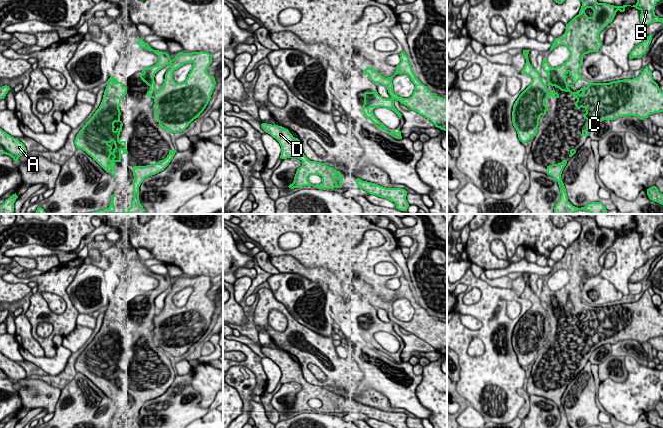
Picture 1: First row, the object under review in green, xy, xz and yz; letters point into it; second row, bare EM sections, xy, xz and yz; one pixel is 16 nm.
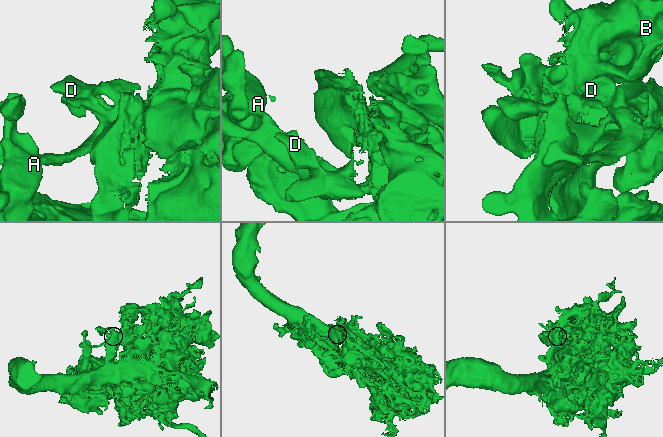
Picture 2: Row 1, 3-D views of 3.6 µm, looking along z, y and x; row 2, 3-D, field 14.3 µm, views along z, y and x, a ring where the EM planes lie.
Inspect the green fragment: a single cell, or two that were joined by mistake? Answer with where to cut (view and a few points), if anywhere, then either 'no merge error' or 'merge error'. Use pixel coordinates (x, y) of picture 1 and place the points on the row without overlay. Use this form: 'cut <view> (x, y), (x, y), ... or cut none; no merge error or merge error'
cut none; no merge error

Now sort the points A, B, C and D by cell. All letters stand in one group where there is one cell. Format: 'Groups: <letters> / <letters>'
Groups: A B C D

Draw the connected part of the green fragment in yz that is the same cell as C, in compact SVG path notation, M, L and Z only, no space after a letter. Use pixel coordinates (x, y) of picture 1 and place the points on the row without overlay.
M578 217L578 221L582 230L579 238L576 239L568 248L566 248L566 257L562 261L555 262L550 274L552 275L557 270L564 269L570 276L569 283L556 292L549 289L548 285L543 282L542 292L547 296L548 309L557 311L561 315L570 316L573 321L577 323L575 330L577 333L581 331L585 333L583 338L584 343L589 346L586 347L586 353L582 354L580 360L589 360L591 353L598 347L604 344L615 344L624 340L635 340L640 344L648 342L651 338L663 336L663 316L658 308L653 304L652 296L646 290L641 298L633 303L624 303L612 305L609 307L593 307L589 305L586 312L581 312L576 316L572 316L568 311L574 312L579 304L583 304L583 300L579 297L579 293L583 288L583 280L590 276L598 276L602 270L599 263L600 256L613 245L616 236L624 236L627 230L614 230L606 227L598 227L595 218Z

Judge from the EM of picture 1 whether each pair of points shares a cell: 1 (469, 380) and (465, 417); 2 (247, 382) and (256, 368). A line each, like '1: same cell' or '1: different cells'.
1: different cells
2: different cells

